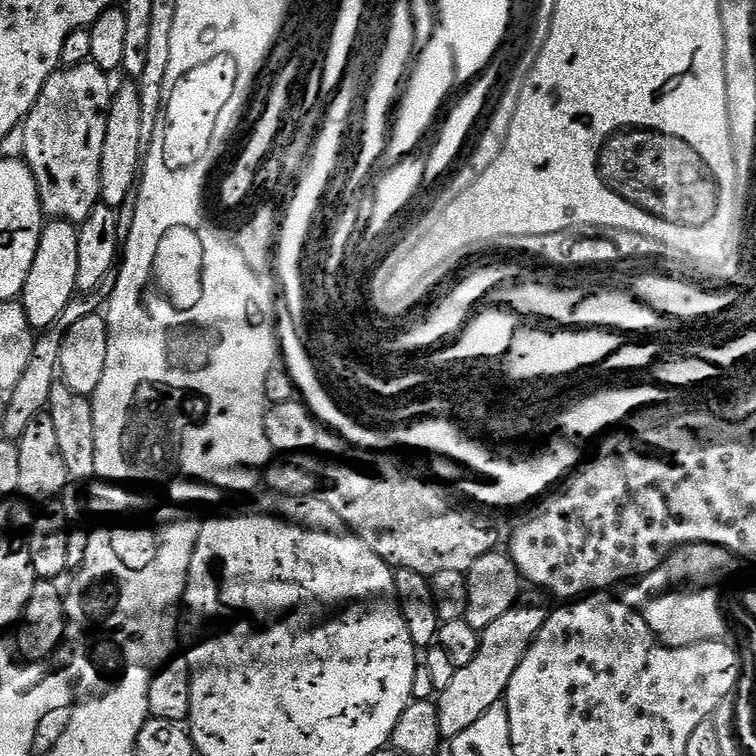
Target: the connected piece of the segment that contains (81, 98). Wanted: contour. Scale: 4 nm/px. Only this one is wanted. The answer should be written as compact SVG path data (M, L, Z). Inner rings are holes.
M94 63L78 64L73 68L59 67L54 75L42 86L42 94L38 94L36 104L30 110L30 114L25 118L23 126L26 130L26 146L24 147L23 160L28 163L30 170L34 174L34 182L38 186L40 204L44 208L45 217L53 220L69 220L74 225L83 224L86 218L90 218L90 210L94 210L96 204L101 203L100 198L100 167L102 166L102 146L106 146L106 122L108 121L108 107L112 105L112 93L114 84L111 84L109 73L103 72Z

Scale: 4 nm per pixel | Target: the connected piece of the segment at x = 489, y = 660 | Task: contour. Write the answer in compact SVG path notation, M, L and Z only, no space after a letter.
M540 594L532 595L536 596L521 595L516 604L510 606L506 614L502 614L502 618L486 626L486 630L480 633L478 654L474 654L467 666L456 669L454 682L450 682L446 690L438 693L435 706L438 710L440 734L445 741L451 742L458 738L458 734L478 722L478 718L482 718L482 714L486 714L490 706L503 701L504 693L510 686L510 678L514 678L514 670L518 670L518 662L522 662L526 650L530 650L534 638L548 621L550 608L549 605L544 605L545 597Z

